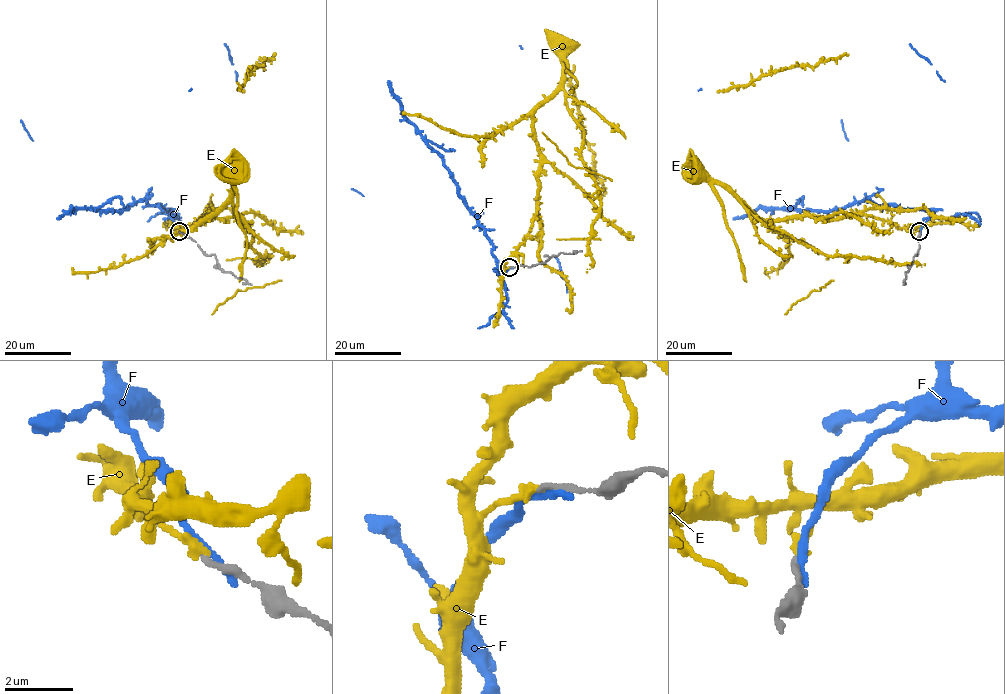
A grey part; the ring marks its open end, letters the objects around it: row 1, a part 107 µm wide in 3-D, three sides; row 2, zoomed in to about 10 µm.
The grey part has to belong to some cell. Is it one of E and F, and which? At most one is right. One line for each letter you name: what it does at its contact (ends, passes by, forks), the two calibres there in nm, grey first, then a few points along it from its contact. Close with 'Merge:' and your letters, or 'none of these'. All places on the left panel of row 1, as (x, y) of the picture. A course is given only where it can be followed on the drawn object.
Merge: none of these

